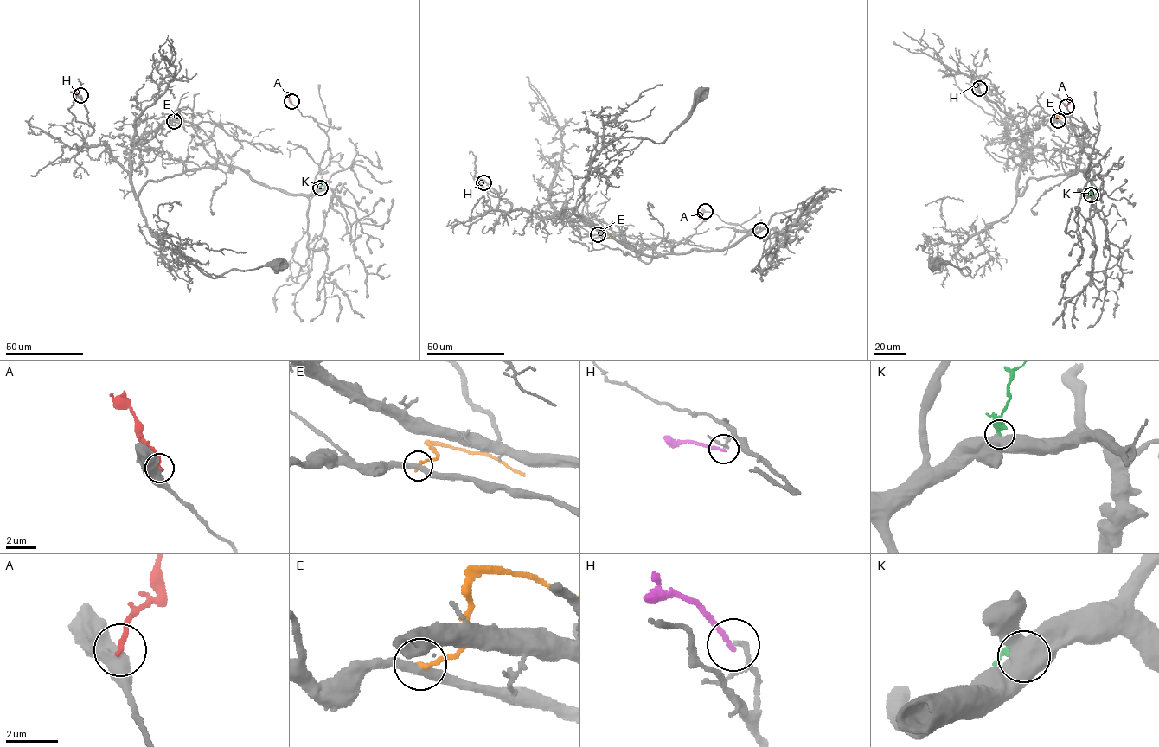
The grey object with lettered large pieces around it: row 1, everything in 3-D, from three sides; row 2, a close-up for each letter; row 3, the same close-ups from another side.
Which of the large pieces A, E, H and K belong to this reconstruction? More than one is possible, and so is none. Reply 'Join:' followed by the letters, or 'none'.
Join: none

